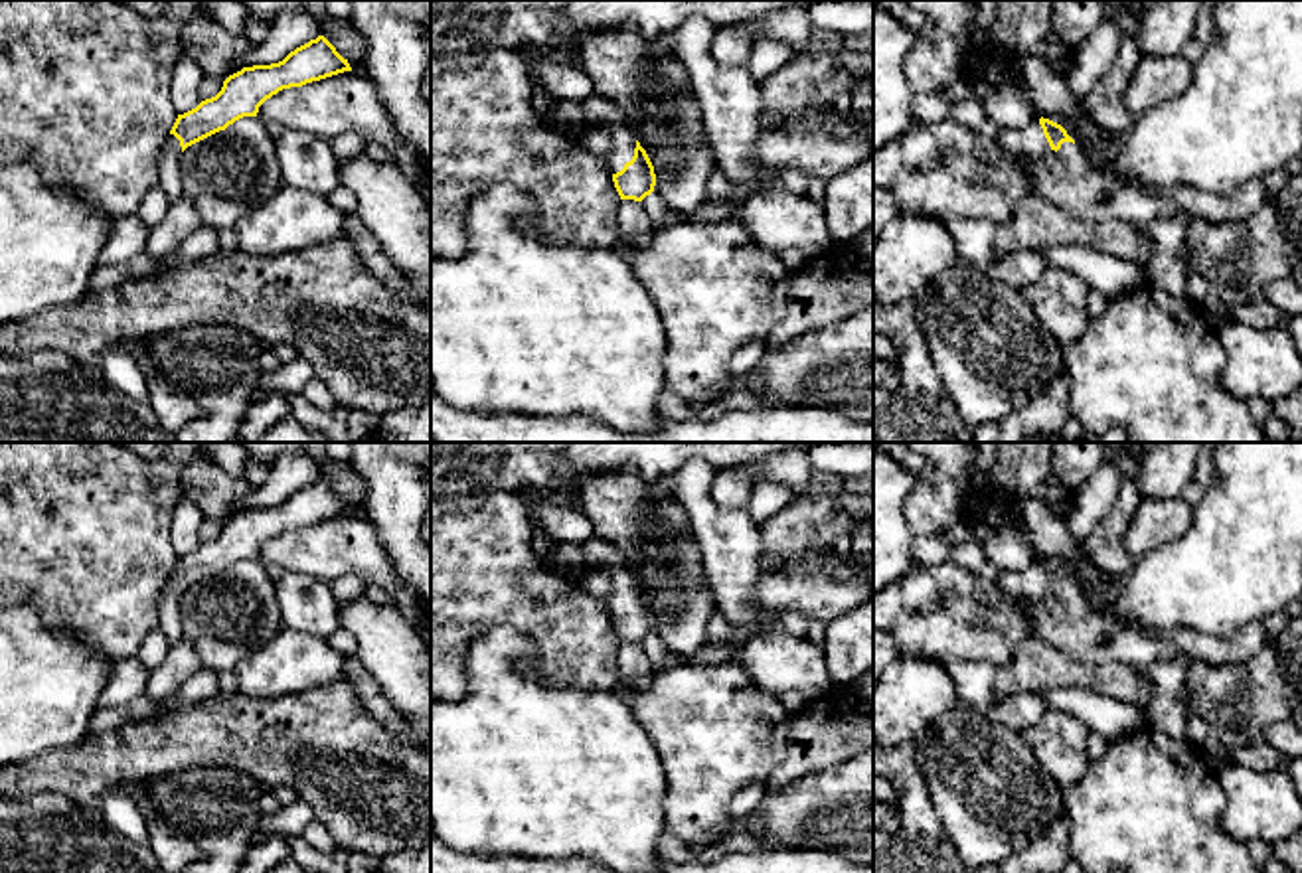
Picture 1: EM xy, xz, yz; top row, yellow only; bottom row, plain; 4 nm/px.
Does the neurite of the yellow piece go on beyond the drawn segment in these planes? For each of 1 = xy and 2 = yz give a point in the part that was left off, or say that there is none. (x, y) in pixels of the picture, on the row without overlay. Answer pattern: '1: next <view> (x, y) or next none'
1: next xy (168, 603)
2: next yz (1093, 636)

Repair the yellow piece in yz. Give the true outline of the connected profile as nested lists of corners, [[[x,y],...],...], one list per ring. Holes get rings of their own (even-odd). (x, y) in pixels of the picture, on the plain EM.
[[[1033,557],[1027,569],[998,573],[996,585],[1037,614],[1033,638],[1059,646],[1085,666],[1124,664],[1146,672],[1164,658],[1195,664],[1174,644],[1122,626],[1110,610],[1093,608],[1067,573],[1049,561]]]

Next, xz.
[[[595,565],[591,569],[605,571],[610,577],[607,604],[620,642],[642,644],[650,638],[656,628],[656,616],[636,577],[620,565]]]

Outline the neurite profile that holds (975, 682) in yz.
[[[944,658],[931,660],[942,666],[954,681],[958,703],[980,711],[988,709],[996,685],[998,666],[988,662],[952,662]]]

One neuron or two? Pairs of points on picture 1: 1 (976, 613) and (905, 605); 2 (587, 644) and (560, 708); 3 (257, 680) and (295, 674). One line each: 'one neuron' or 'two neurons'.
1: one neuron
2: two neurons
3: one neuron

